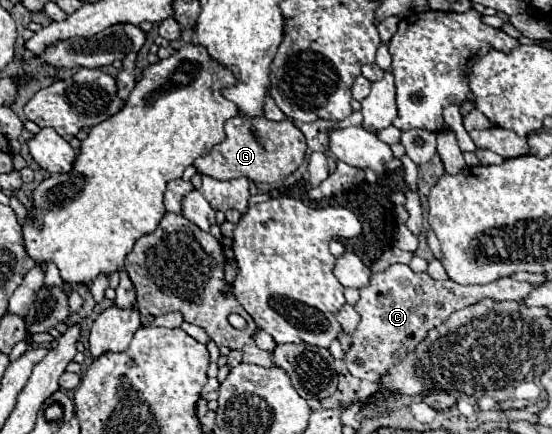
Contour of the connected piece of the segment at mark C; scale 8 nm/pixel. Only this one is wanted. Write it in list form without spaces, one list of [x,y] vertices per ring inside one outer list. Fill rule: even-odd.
[[[391,265],[389,269],[371,275],[367,287],[361,289],[361,299],[355,311],[361,315],[357,329],[351,333],[351,347],[345,351],[347,371],[357,379],[381,381],[391,367],[401,363],[407,353],[413,353],[433,327],[443,325],[451,313],[475,305],[483,299],[517,301],[533,289],[529,283],[501,279],[489,285],[457,285],[455,281],[435,281],[429,273],[413,273],[407,265]]]

